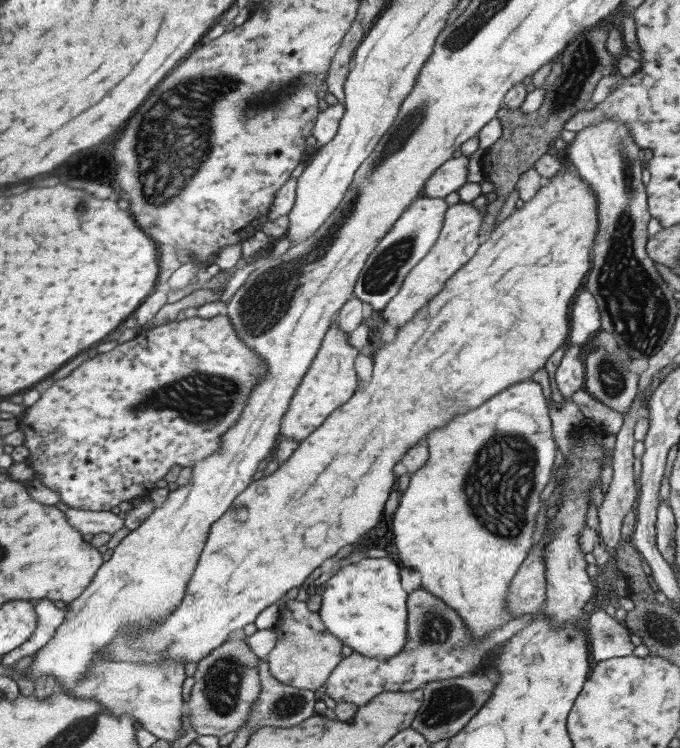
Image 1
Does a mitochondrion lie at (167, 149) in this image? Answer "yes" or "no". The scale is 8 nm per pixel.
yes

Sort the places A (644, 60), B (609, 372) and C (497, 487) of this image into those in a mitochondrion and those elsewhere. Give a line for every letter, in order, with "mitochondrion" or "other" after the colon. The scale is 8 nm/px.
A: other
B: mitochondrion
C: mitochondrion

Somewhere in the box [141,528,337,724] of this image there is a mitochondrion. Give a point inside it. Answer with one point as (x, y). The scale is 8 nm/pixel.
(221, 687)

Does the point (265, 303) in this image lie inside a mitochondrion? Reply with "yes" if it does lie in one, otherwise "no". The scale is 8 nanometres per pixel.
yes

